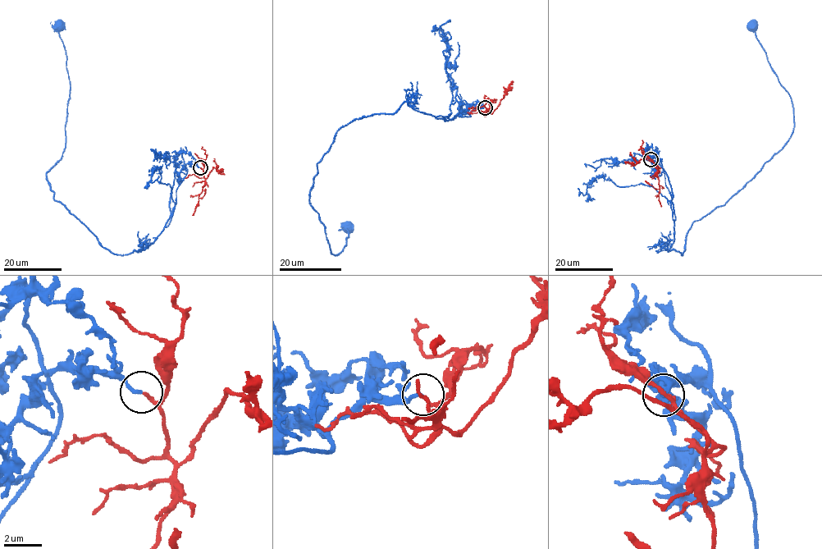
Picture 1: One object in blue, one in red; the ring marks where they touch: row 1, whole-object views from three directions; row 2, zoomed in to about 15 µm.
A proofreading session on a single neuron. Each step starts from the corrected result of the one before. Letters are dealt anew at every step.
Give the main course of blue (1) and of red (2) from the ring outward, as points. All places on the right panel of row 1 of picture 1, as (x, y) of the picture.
1: (650, 159), (671, 196), (668, 250), (682, 256), (692, 223), (749, 181), (794, 127), (792, 98), (754, 24)
2: (650, 159), (658, 167), (646, 158), (635, 164), (624, 161)

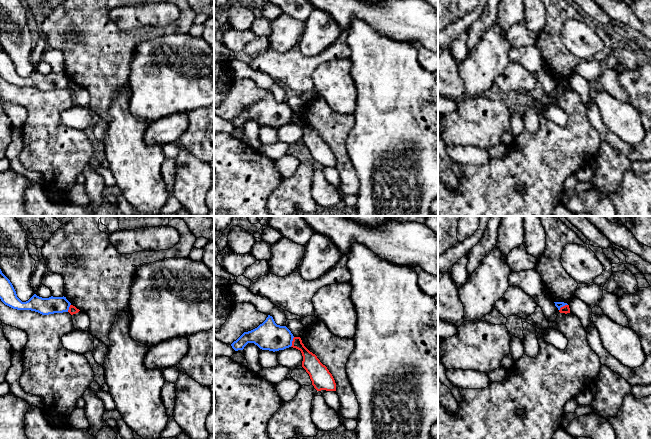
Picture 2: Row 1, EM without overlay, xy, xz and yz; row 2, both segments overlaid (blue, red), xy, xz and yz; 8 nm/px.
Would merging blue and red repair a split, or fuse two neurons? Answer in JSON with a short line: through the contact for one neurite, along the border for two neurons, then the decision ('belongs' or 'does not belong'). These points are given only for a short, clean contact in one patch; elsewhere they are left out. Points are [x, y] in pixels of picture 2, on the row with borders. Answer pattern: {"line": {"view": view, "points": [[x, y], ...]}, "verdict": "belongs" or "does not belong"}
{"line": {"view": "xz", "points": [[294, 337], [290, 346]]}, "verdict": "does not belong"}

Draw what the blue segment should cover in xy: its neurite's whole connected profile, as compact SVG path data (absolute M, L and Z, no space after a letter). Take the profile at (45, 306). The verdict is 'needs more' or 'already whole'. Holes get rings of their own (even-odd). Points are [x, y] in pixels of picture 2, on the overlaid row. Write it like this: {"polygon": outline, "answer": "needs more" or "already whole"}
{"polygon": "M0 269L0 299L1 301L17 310L31 310L42 315L68 312L71 303L66 297L42 298L34 294L28 301L22 302L16 294L16 291L10 280L2 273Z", "answer": "already whole"}

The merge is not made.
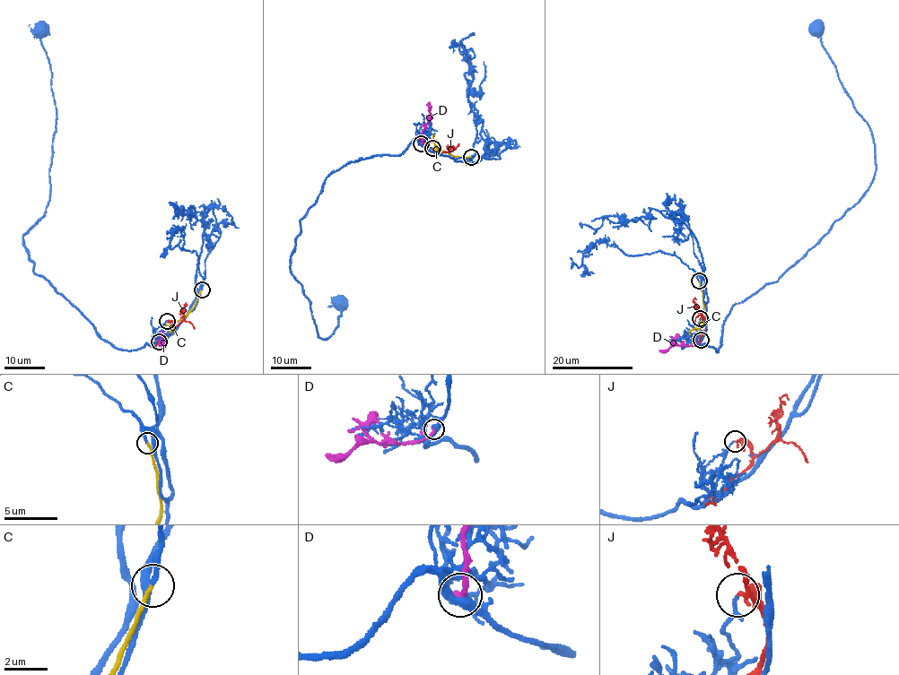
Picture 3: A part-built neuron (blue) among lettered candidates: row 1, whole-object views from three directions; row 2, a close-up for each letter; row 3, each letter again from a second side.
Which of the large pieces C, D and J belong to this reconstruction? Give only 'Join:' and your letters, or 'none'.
Join: C

